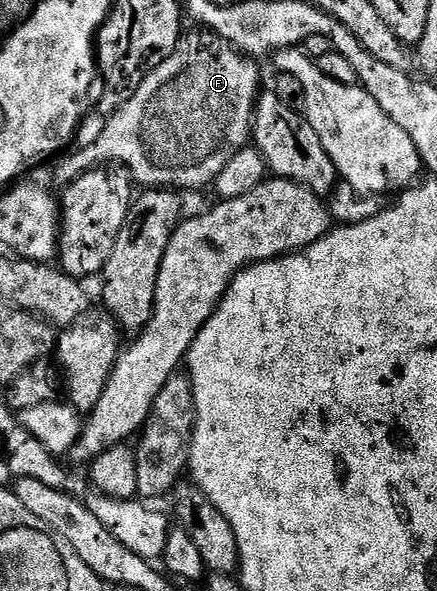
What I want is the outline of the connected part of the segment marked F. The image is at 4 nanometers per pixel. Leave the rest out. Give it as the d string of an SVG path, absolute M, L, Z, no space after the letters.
M193 31L190 35L182 36L181 42L175 47L175 51L163 63L159 63L159 67L155 67L155 71L151 71L151 75L147 75L147 79L143 79L143 83L139 87L139 91L135 91L135 95L131 95L131 99L127 99L127 103L123 103L123 107L119 107L119 111L115 111L108 118L109 121L101 129L101 134L94 139L90 145L82 147L78 153L73 153L61 166L57 169L57 177L62 181L62 186L68 187L73 181L79 179L90 170L102 167L117 166L126 170L130 177L138 186L145 189L172 189L174 191L186 191L185 189L201 189L204 185L212 186L216 182L219 171L223 171L223 167L227 167L227 163L231 163L231 159L235 159L235 155L239 150L246 148L250 144L253 135L253 114L257 111L257 100L263 92L261 86L261 69L256 60L240 53L230 41L224 41L219 35L208 31Z

